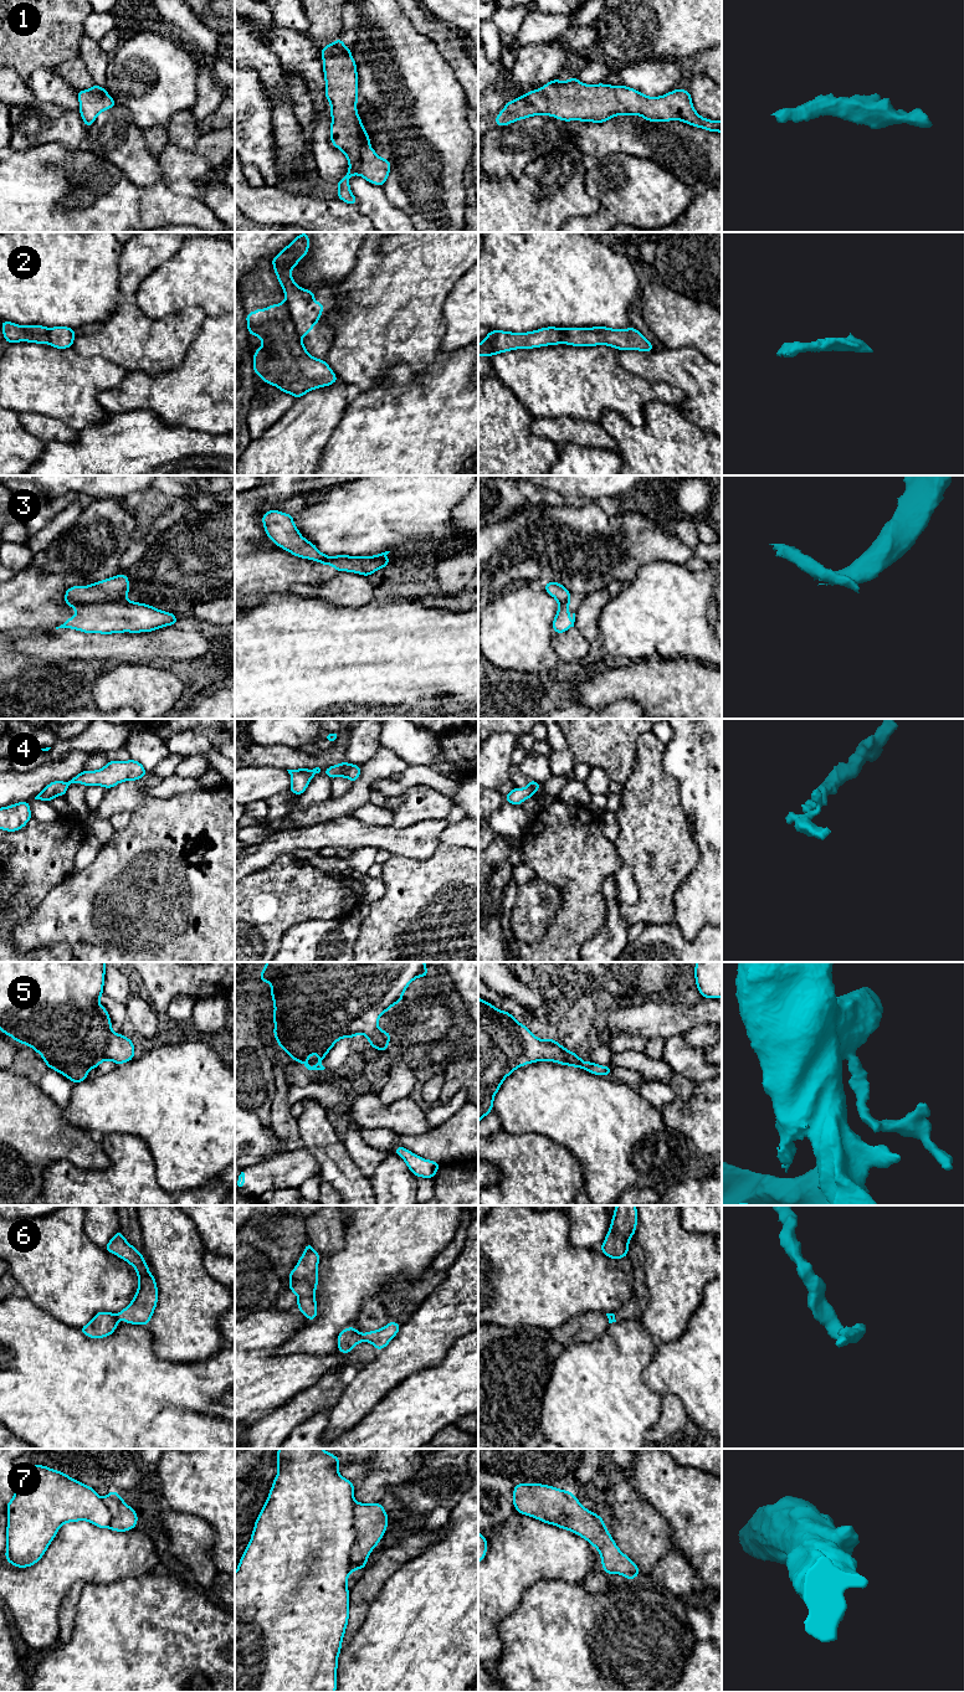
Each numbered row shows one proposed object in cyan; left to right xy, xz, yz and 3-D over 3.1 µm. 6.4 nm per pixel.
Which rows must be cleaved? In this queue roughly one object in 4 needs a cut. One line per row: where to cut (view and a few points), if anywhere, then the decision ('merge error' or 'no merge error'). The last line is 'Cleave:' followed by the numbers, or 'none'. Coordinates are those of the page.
1: no cut | no merge error
2: xz (286, 298), (290, 317), (296, 332), (301, 337) | merge error
3: xy (122, 598), (71, 606) | merge error
4: xy (65, 782), (67, 786) | merge error
5: no cut | no merge error
6: xz (360, 1335), (363, 1340) | merge error
7: xz (354, 1501), (353, 1528), (355, 1538), (349, 1553), (352, 1569) | merge error
Cleave: 2, 3, 4, 6, 7

